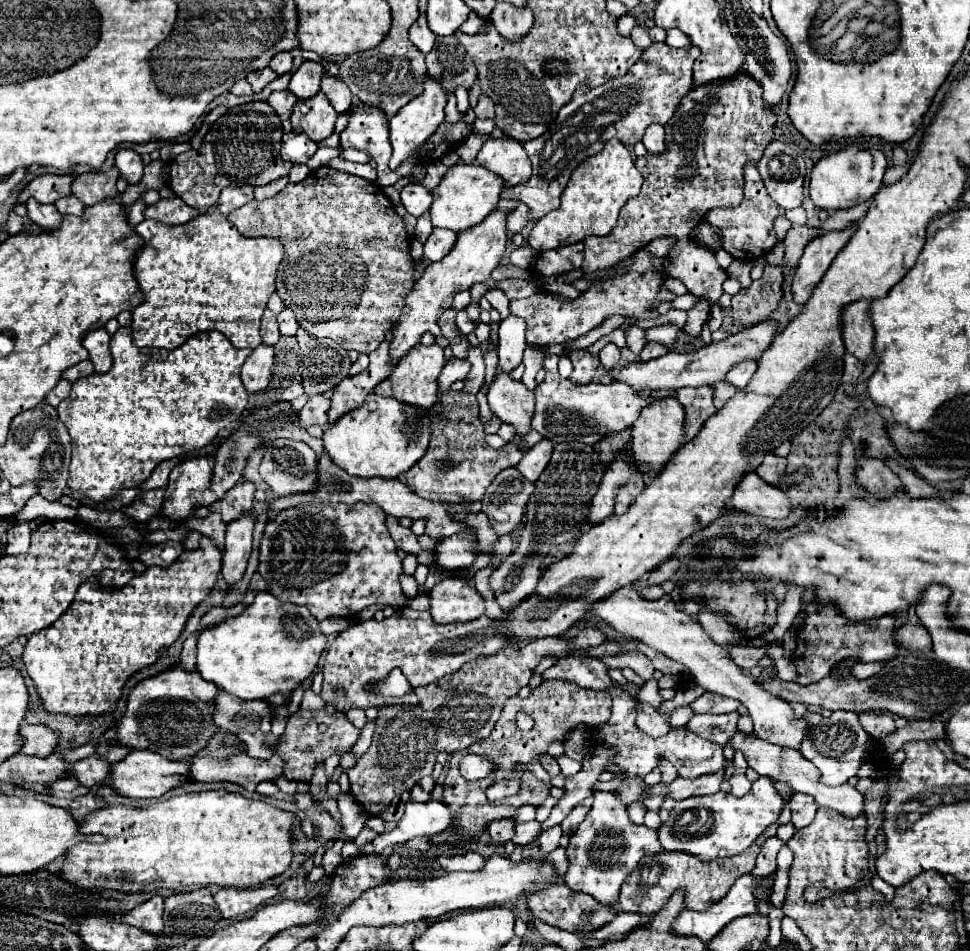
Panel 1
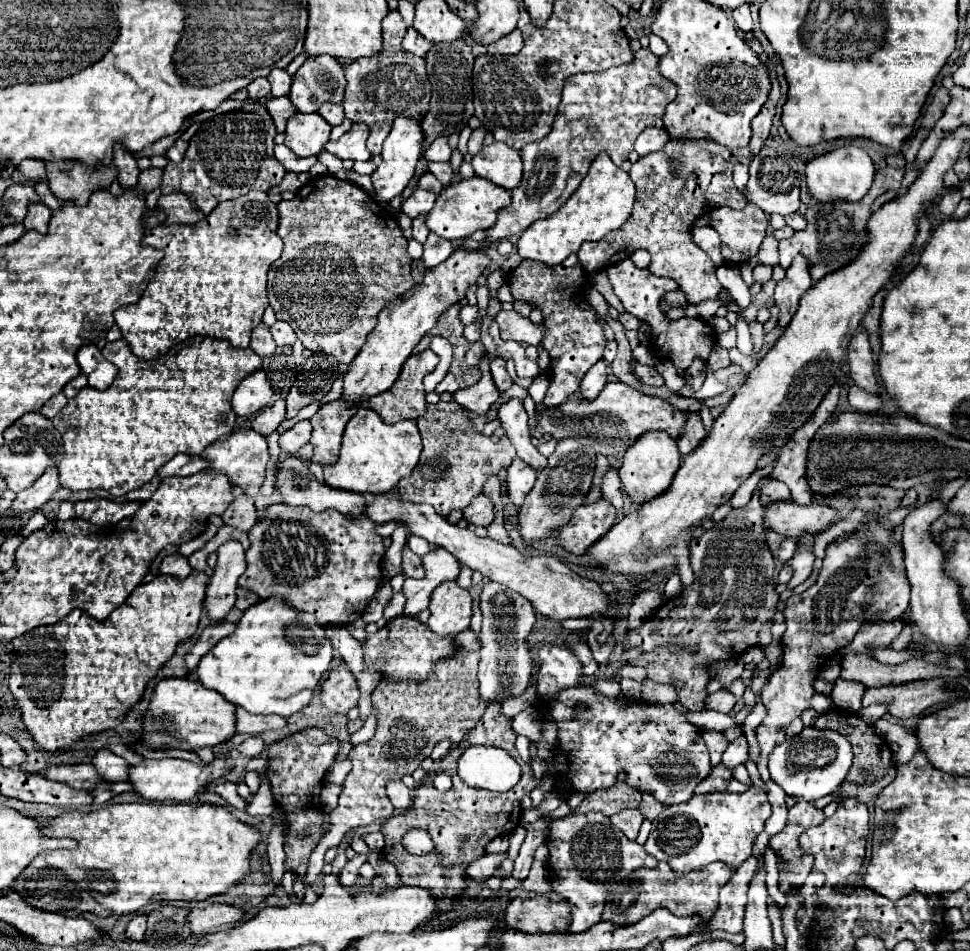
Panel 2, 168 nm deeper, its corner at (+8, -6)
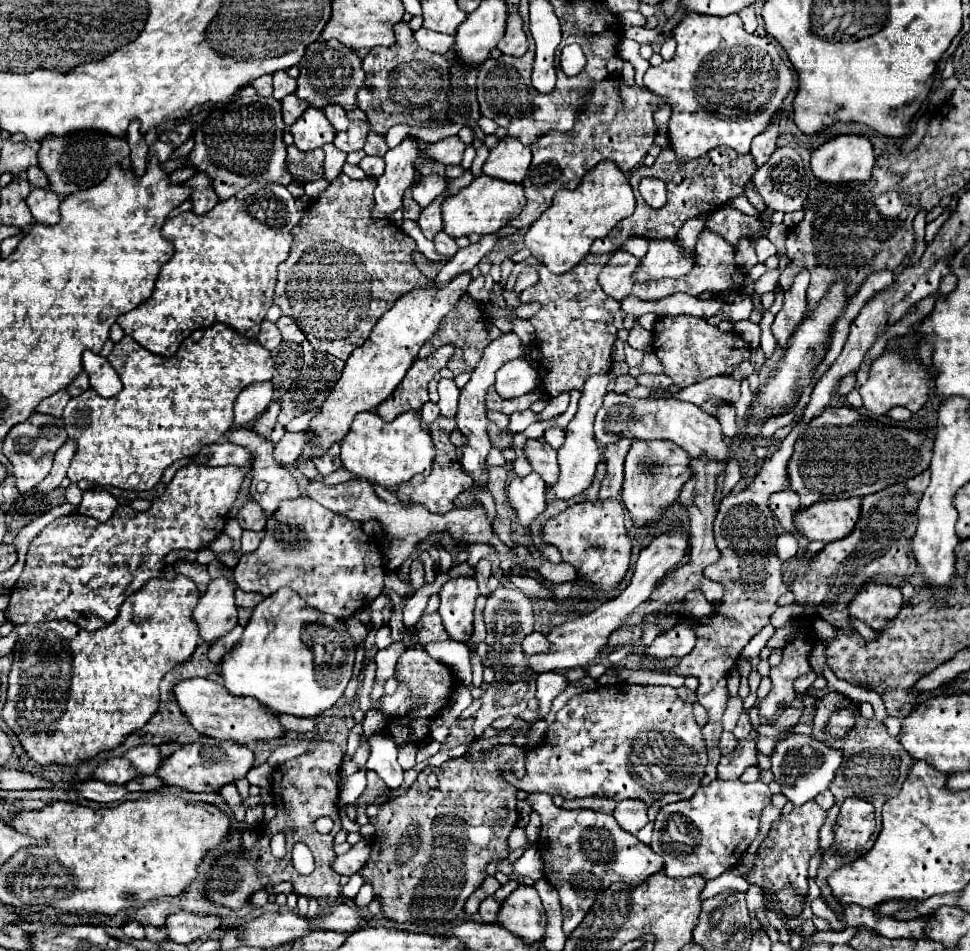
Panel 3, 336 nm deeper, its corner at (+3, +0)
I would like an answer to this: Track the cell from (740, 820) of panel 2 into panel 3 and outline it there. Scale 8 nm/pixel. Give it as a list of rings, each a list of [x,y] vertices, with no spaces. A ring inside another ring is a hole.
[[[712,780],[708,786],[698,788],[696,796],[692,796],[690,800],[666,804],[658,812],[650,848],[664,858],[664,872],[672,878],[692,876],[692,874],[702,874],[706,880],[718,878],[722,872],[734,868],[738,864],[738,860],[746,854],[750,844],[758,838],[762,810],[770,804],[772,804],[772,794],[770,794],[768,786],[760,780],[750,782],[750,784],[746,784],[742,780],[734,780],[734,782]]]

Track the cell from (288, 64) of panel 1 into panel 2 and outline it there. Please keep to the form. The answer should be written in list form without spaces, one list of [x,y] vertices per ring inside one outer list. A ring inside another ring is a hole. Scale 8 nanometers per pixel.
[[[271,70],[267,76],[271,82],[271,96],[287,96],[291,88],[291,76],[285,70]]]

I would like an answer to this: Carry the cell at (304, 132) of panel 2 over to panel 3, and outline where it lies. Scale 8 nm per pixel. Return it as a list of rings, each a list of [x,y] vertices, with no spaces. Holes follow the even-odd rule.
[[[310,106],[292,126],[290,132],[294,136],[294,144],[302,150],[302,152],[310,152],[316,148],[322,148],[324,144],[332,142],[336,136],[334,126],[330,124],[330,120],[326,120],[322,108],[314,108]]]

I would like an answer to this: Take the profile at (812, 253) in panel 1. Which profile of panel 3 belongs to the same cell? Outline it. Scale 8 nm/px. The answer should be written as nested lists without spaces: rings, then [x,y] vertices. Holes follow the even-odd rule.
[[[802,268],[794,276],[794,284],[788,290],[784,290],[784,306],[776,314],[774,324],[772,324],[772,334],[774,334],[774,338],[778,340],[778,344],[782,348],[786,348],[790,334],[794,332],[794,328],[804,318],[808,282],[810,282],[810,272],[806,268]]]

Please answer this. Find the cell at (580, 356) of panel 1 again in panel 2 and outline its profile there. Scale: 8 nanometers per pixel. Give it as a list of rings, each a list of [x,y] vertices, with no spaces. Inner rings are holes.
[[[571,254],[559,266],[545,266],[535,260],[523,260],[511,274],[509,274],[509,288],[515,300],[527,302],[531,308],[541,310],[543,326],[545,326],[545,342],[541,342],[549,356],[551,356],[551,376],[549,376],[549,390],[545,396],[547,406],[559,406],[571,394],[579,390],[581,378],[585,372],[603,358],[603,350],[607,338],[603,334],[601,324],[597,322],[597,314],[591,308],[579,306],[579,297],[569,293],[579,293],[581,286],[589,280],[587,272],[583,270],[579,258]]]

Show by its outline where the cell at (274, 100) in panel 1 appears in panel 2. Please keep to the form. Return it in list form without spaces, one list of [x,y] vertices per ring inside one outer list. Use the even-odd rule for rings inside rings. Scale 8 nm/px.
[[[287,96],[267,98],[265,108],[269,110],[269,114],[271,114],[271,118],[273,118],[275,126],[277,126],[277,132],[285,132],[287,120],[297,112],[297,108],[291,104],[291,100]]]

